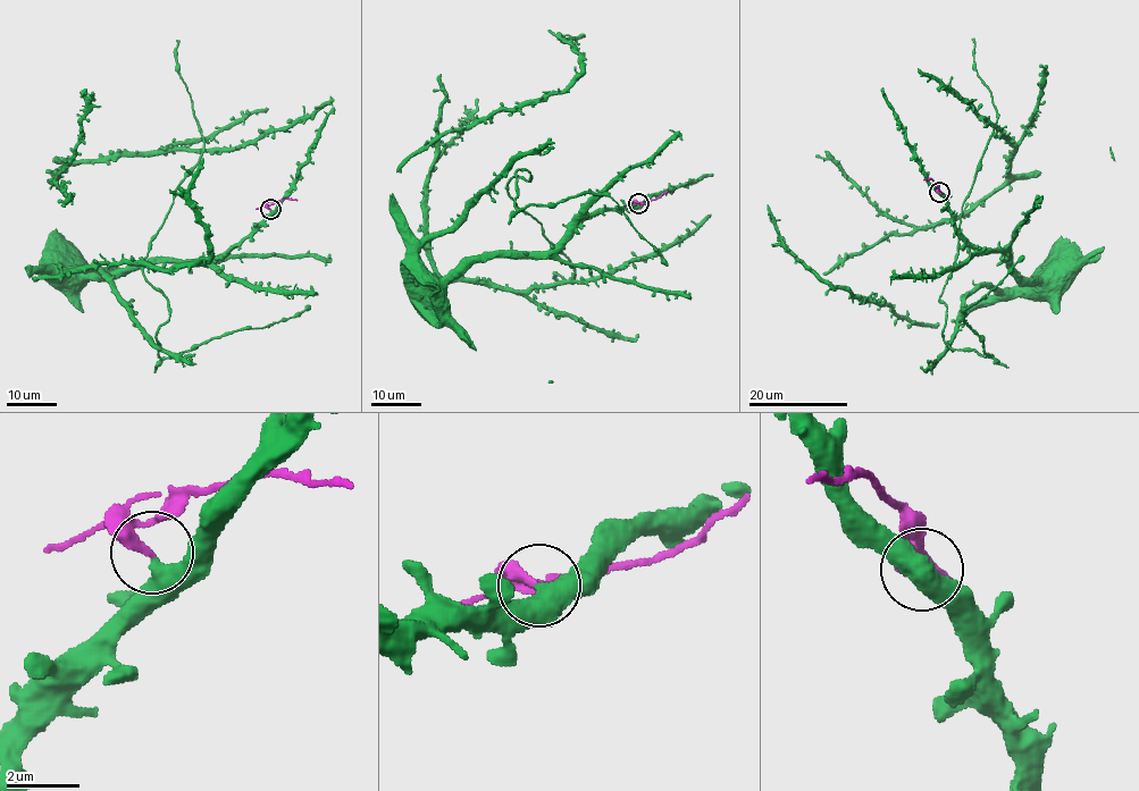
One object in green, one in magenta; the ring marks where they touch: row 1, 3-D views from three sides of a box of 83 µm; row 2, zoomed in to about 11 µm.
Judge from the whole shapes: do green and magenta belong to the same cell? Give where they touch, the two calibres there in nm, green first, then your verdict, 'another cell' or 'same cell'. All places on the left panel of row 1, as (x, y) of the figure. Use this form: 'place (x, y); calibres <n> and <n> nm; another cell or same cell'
place (270, 209); calibres 480 and 300 nm; another cell

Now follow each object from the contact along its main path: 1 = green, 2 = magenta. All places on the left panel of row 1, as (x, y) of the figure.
1: (270, 209), (249, 235), (223, 254), (194, 264), (184, 261), (156, 261), (56, 284), (53, 282), (61, 277)
2: (269, 209), (270, 204), (282, 199), (298, 200)

